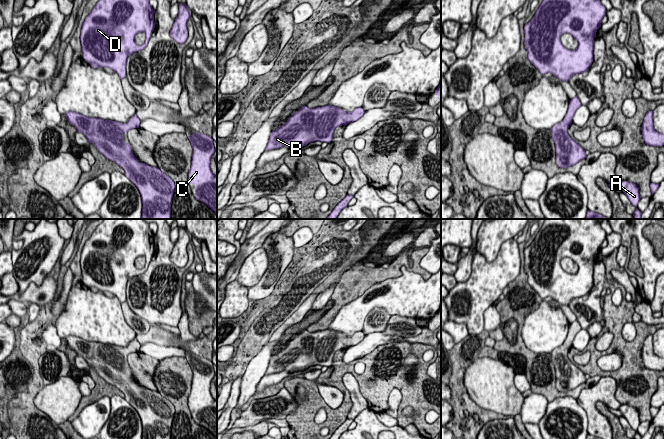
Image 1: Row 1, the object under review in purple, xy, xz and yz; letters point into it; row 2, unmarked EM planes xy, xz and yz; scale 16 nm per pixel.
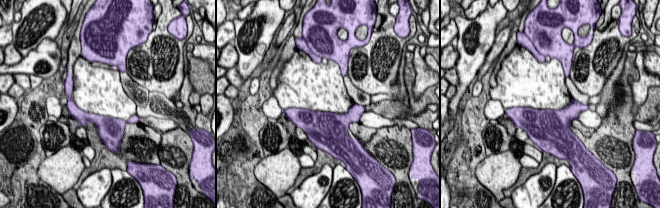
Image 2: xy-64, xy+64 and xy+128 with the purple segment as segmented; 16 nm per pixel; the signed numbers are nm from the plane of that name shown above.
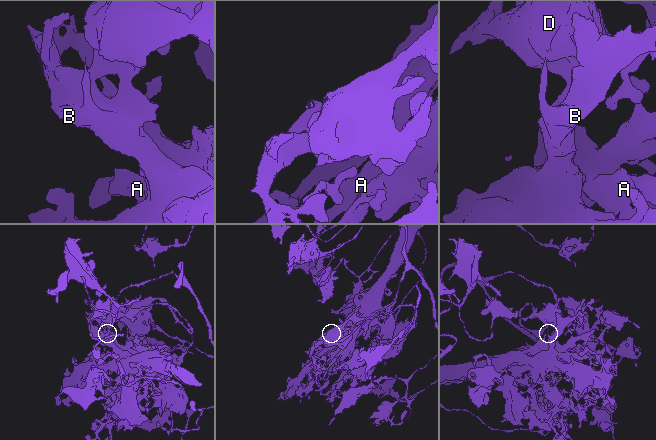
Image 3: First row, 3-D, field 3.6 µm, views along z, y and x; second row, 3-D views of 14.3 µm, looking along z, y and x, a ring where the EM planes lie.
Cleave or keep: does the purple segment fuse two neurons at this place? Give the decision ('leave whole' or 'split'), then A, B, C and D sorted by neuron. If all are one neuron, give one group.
split; A B C / D

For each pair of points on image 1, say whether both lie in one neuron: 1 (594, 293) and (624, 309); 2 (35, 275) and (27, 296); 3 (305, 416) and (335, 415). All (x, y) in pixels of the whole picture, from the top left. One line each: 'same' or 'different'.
1: different
2: different
3: same

